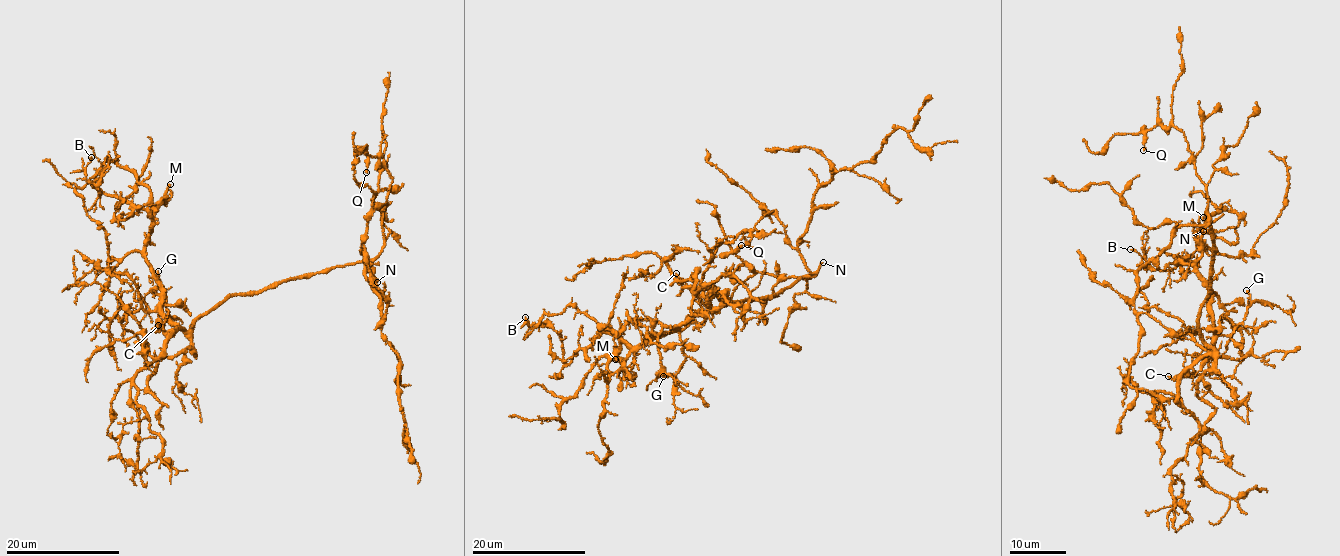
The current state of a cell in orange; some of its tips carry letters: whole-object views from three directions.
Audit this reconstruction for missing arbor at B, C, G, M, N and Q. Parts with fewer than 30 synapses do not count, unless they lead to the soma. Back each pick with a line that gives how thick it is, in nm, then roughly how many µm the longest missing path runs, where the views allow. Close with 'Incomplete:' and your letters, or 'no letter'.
N: Thickness 160 nm. Missing length about 35 µm
Incomplete: N

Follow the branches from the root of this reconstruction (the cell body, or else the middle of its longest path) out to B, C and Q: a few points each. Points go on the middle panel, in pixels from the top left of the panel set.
B: (745, 301), (716, 294), (711, 309), (630, 349), (602, 332), (567, 363), (555, 331), (530, 326), (525, 317)
C: (745, 301), (722, 300), (716, 294), (710, 301), (713, 308), (708, 307), (694, 289), (681, 284), (676, 273)
Q: (745, 301), (770, 299), (810, 277), (783, 280), (756, 271), (736, 255), (741, 245)

